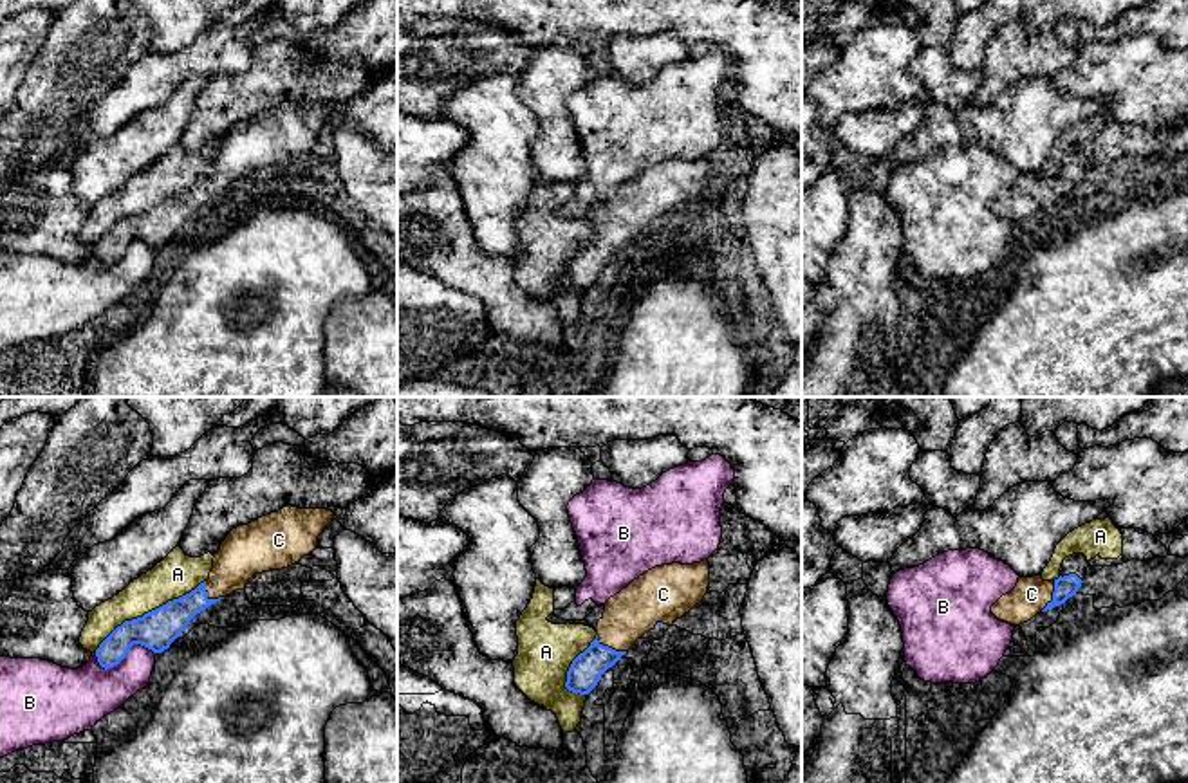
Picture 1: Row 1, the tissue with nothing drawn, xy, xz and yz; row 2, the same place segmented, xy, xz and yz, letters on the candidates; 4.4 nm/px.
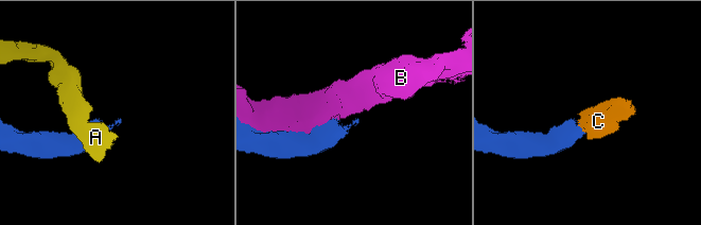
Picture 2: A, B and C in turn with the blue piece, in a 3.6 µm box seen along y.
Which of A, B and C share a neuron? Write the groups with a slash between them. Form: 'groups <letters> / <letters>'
groups A / B / C

